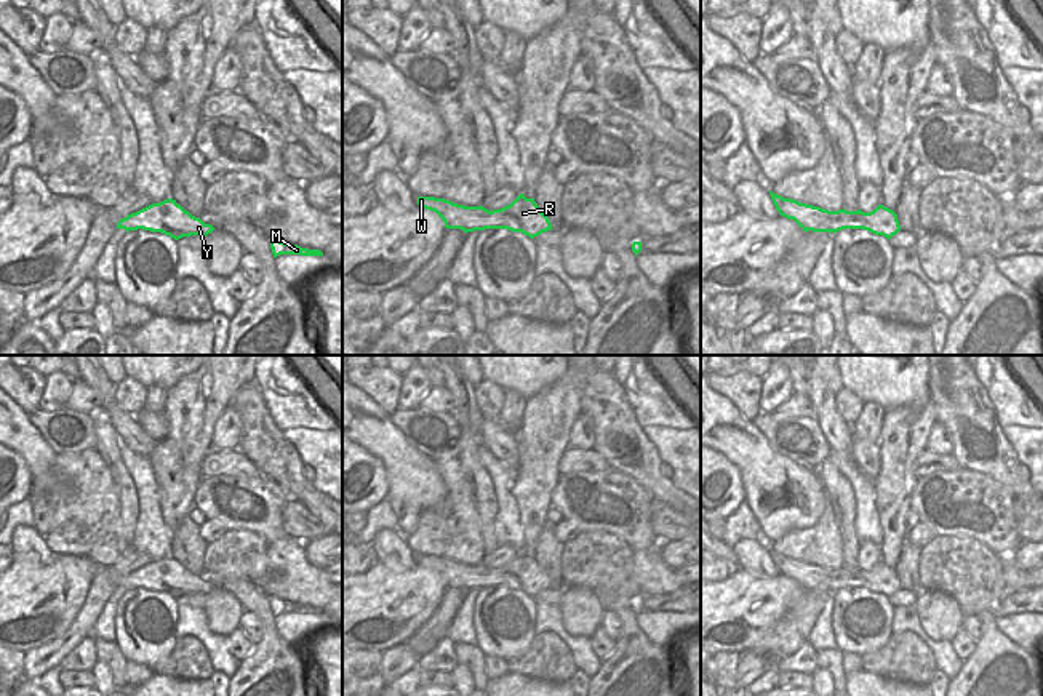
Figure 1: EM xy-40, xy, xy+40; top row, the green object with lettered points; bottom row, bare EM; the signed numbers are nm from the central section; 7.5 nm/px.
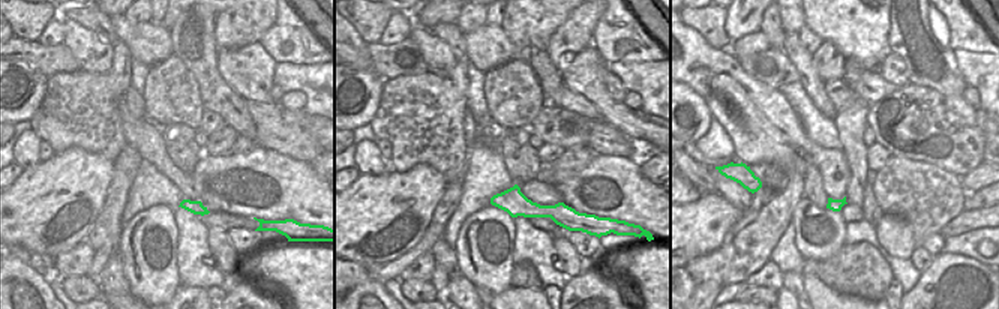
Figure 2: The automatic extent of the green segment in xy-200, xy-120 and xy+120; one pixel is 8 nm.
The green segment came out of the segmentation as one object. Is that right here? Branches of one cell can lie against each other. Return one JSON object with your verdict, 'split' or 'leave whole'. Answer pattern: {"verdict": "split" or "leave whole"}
{"verdict": "leave whole"}

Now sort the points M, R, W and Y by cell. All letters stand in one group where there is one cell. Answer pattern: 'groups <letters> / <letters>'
groups M R W Y

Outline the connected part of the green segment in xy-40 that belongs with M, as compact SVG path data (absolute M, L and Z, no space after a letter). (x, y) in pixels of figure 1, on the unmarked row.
M270 597L270 606L272 606L274 616L280 613L323 614L320 608L301 606L298 603L285 602L277 597Z

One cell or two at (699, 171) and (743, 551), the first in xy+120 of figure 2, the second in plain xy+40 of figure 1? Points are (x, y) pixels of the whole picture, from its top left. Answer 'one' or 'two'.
two

